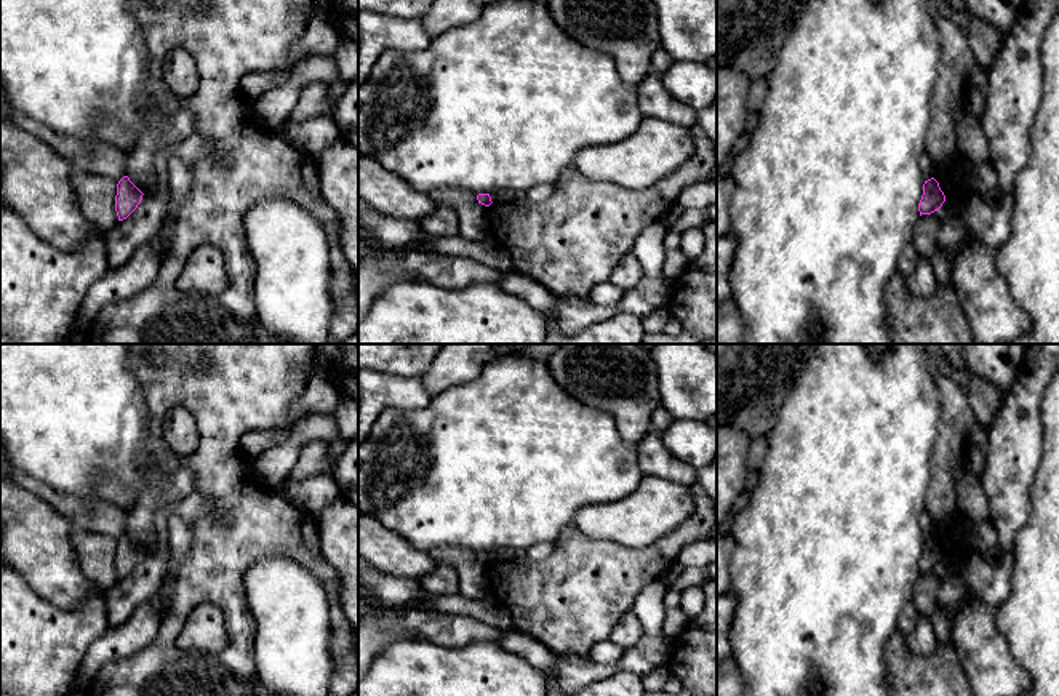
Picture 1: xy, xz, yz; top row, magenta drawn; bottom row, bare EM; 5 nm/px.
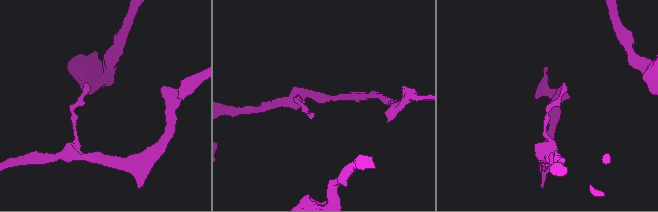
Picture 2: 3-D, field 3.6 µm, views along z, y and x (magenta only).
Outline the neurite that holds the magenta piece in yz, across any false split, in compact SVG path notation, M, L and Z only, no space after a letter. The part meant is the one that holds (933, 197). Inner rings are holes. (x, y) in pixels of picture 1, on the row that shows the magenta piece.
M934 178L925 181L923 195L918 203L920 216L937 211L944 202L945 202L945 195L941 190L939 182Z

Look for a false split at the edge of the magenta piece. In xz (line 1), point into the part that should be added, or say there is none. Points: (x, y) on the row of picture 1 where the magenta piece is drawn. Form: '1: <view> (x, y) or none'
1: none

